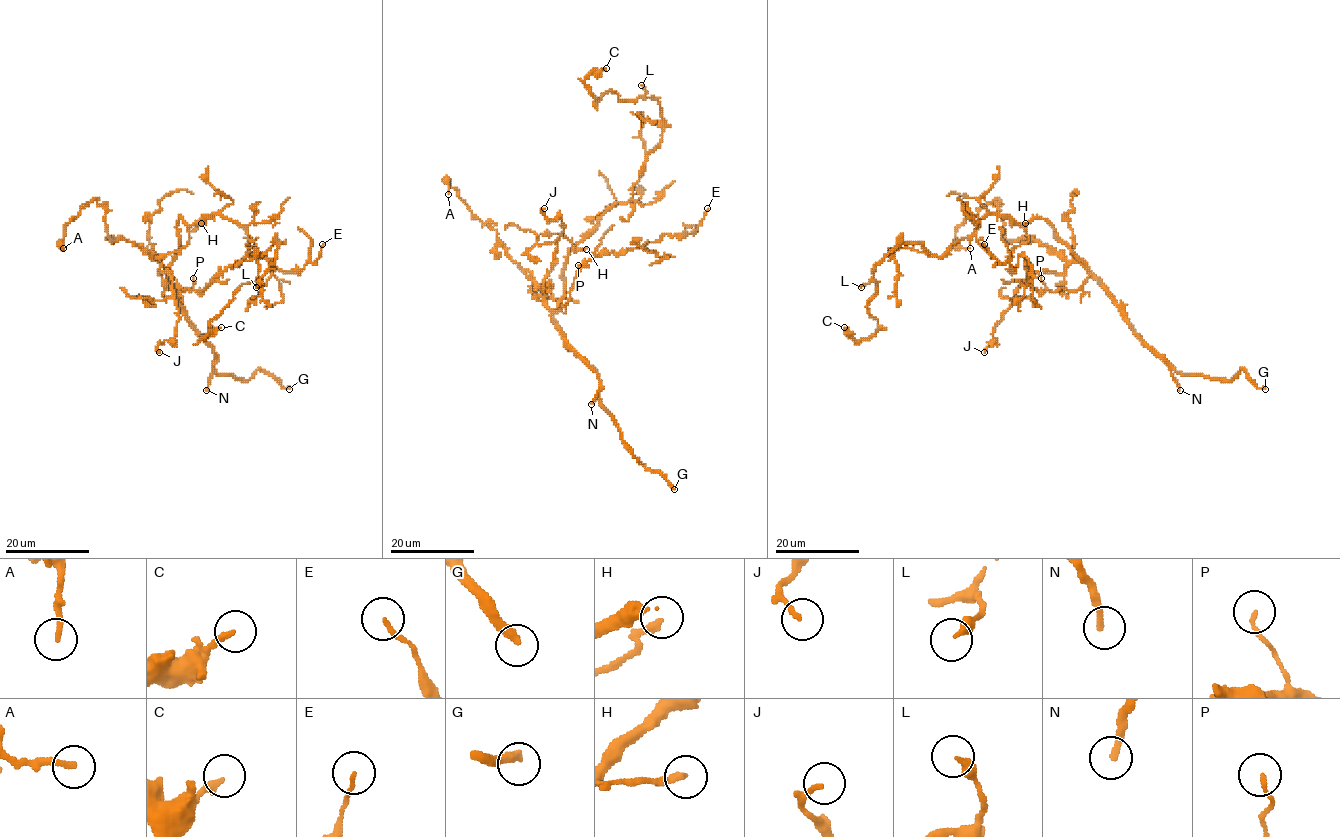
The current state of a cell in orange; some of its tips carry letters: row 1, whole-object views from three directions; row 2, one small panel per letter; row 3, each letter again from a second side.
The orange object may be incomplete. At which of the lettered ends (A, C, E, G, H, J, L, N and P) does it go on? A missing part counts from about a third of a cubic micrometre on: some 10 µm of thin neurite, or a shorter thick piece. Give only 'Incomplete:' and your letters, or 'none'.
Incomplete: G, H, N

